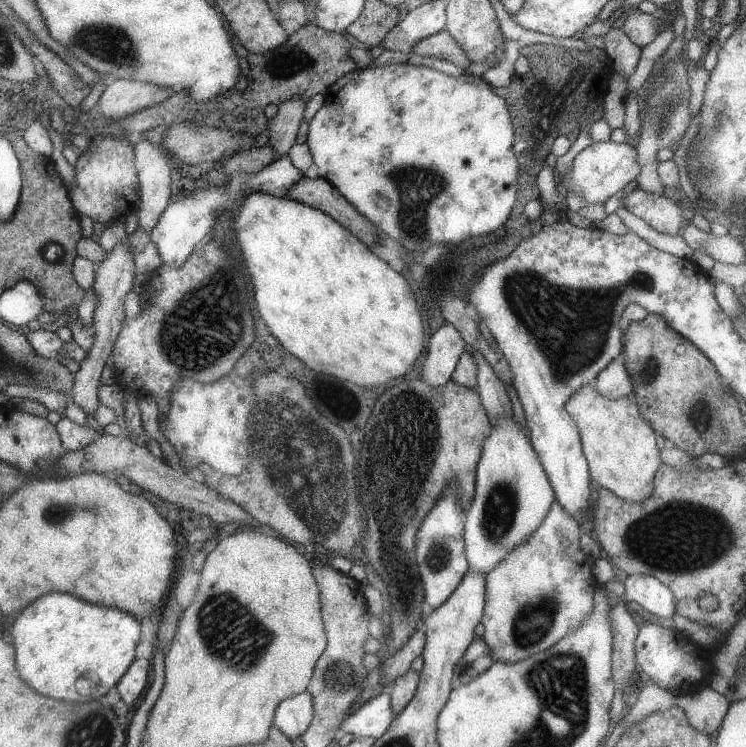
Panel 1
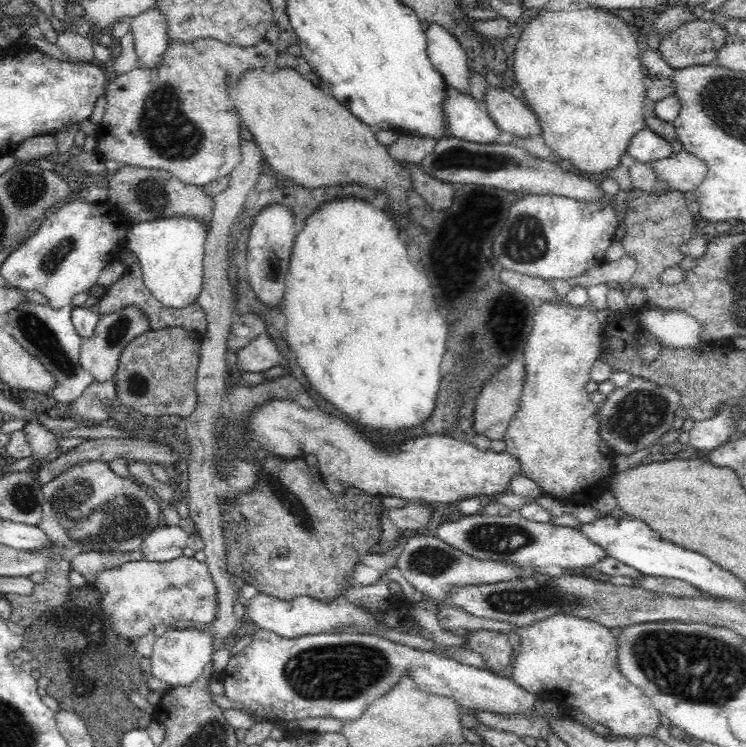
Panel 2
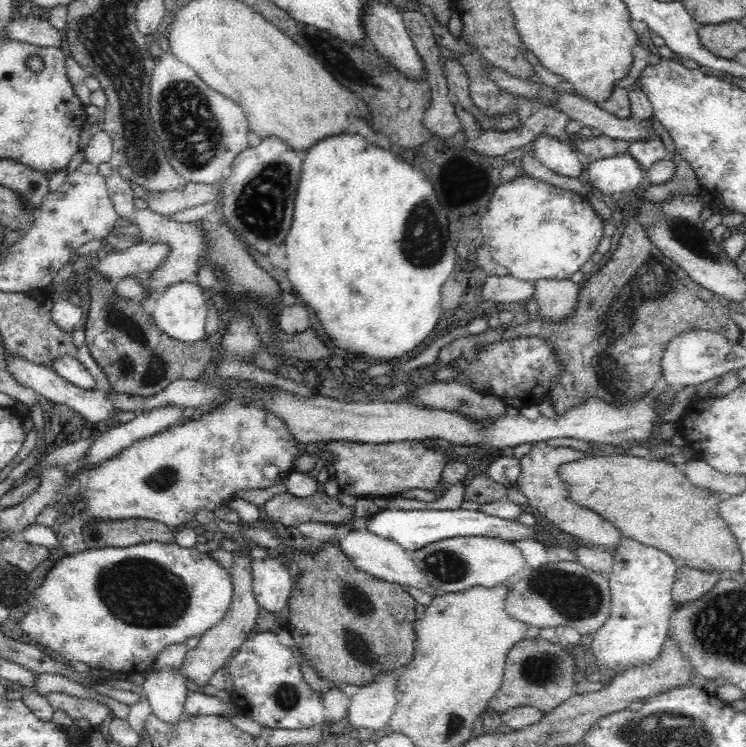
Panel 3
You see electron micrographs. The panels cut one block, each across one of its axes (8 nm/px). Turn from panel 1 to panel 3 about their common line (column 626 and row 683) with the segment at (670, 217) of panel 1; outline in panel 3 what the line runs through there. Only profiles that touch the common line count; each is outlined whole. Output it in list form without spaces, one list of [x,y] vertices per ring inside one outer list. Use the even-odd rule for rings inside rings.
[[[234,554],[234,568],[230,570],[234,586],[233,600],[222,620],[205,631],[199,638],[199,643],[194,650],[186,654],[183,665],[180,667],[185,676],[192,680],[196,686],[208,686],[212,675],[223,671],[236,650],[253,632],[255,632],[256,620],[258,620],[258,602],[254,595],[252,583],[252,570],[250,560],[246,556]]]

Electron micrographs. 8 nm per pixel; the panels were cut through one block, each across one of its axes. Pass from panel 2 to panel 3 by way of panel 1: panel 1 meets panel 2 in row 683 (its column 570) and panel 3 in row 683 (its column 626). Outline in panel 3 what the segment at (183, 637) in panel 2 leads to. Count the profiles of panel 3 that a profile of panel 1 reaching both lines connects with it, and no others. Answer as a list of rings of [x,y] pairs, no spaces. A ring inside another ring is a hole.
[[[181,668],[158,669],[143,682],[152,713],[162,722],[176,725],[185,712],[186,679]]]

